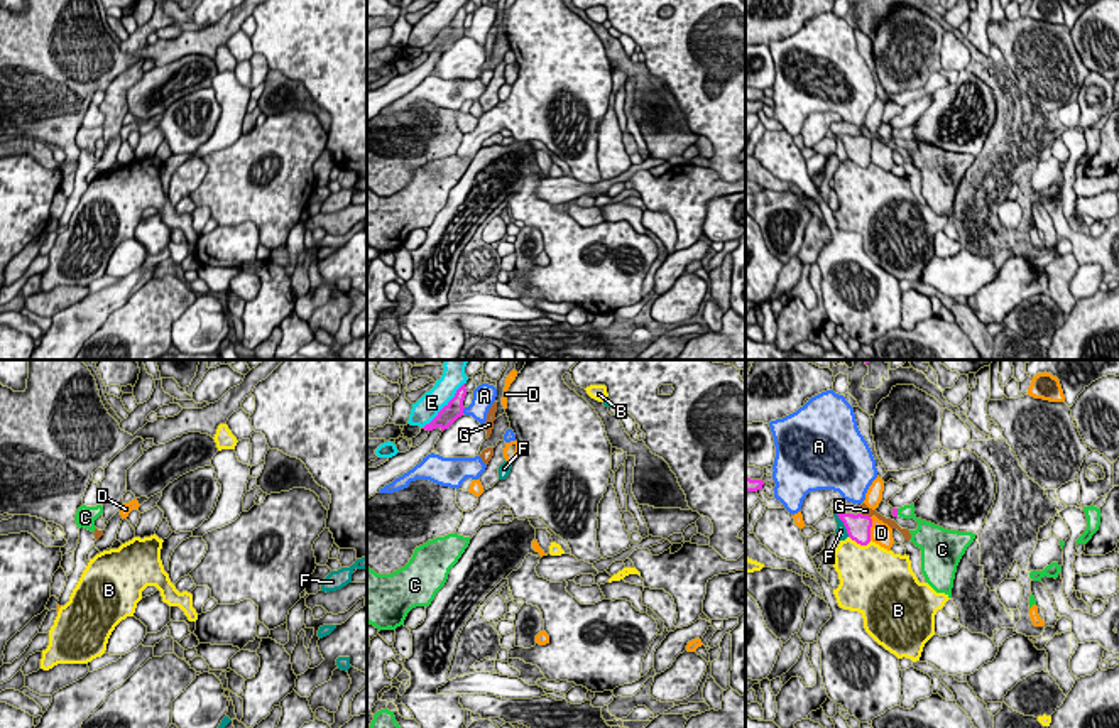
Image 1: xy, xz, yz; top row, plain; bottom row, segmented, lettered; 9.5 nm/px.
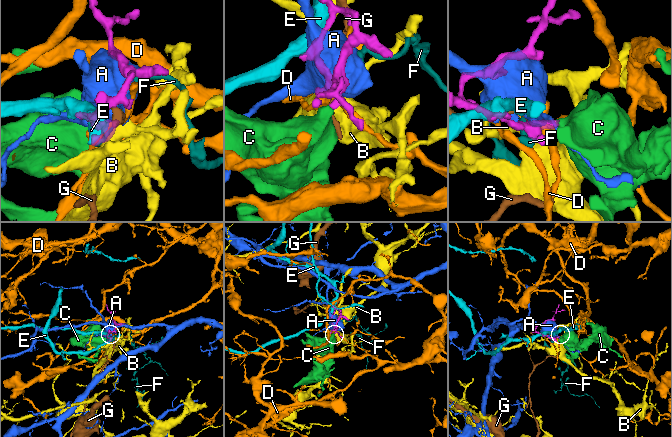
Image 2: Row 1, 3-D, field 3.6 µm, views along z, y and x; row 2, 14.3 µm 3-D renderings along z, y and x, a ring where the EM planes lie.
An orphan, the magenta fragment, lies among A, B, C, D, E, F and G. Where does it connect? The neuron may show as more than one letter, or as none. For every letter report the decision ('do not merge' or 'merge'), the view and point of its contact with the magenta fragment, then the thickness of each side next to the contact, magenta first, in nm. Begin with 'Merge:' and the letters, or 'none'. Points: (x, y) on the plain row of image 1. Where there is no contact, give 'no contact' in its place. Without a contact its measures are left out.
Merge: C
A: do not merge; meets magenta in xz at (462, 32); 180 nm thick on the magenta side, 200 nm on the other
B: do not merge; meets magenta in yz at (861, 166); 220 nm thick on the magenta side, 480 nm on the other
C: merge; meets magenta in yz at (896, 134); 60 nm thick on the magenta side, 130 nm on the other
D: do not merge; meets magenta in yz at (869, 151); 220 nm thick on the magenta side, 200 nm on the other
E: do not merge; meets magenta in xz at (445, 27); 180 nm thick on the magenta side, 220 nm on the other
F: do not merge; meets magenta in yz at (844, 146); 220 nm thick on the magenta side, 120 nm on the other
G: do not merge; meets magenta in yz at (866, 137); 220 nm thick on the magenta side, 90 nm on the other

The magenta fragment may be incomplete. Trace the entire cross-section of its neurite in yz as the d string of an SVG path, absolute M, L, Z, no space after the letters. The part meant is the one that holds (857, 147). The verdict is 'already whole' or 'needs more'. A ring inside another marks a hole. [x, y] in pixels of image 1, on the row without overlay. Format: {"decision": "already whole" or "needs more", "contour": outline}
{"decision": "already whole", "contour": "M845 133L837 137L843 144L847 155L852 162L855 162L860 167L867 167L871 164L872 140L869 137L854 137Z"}

